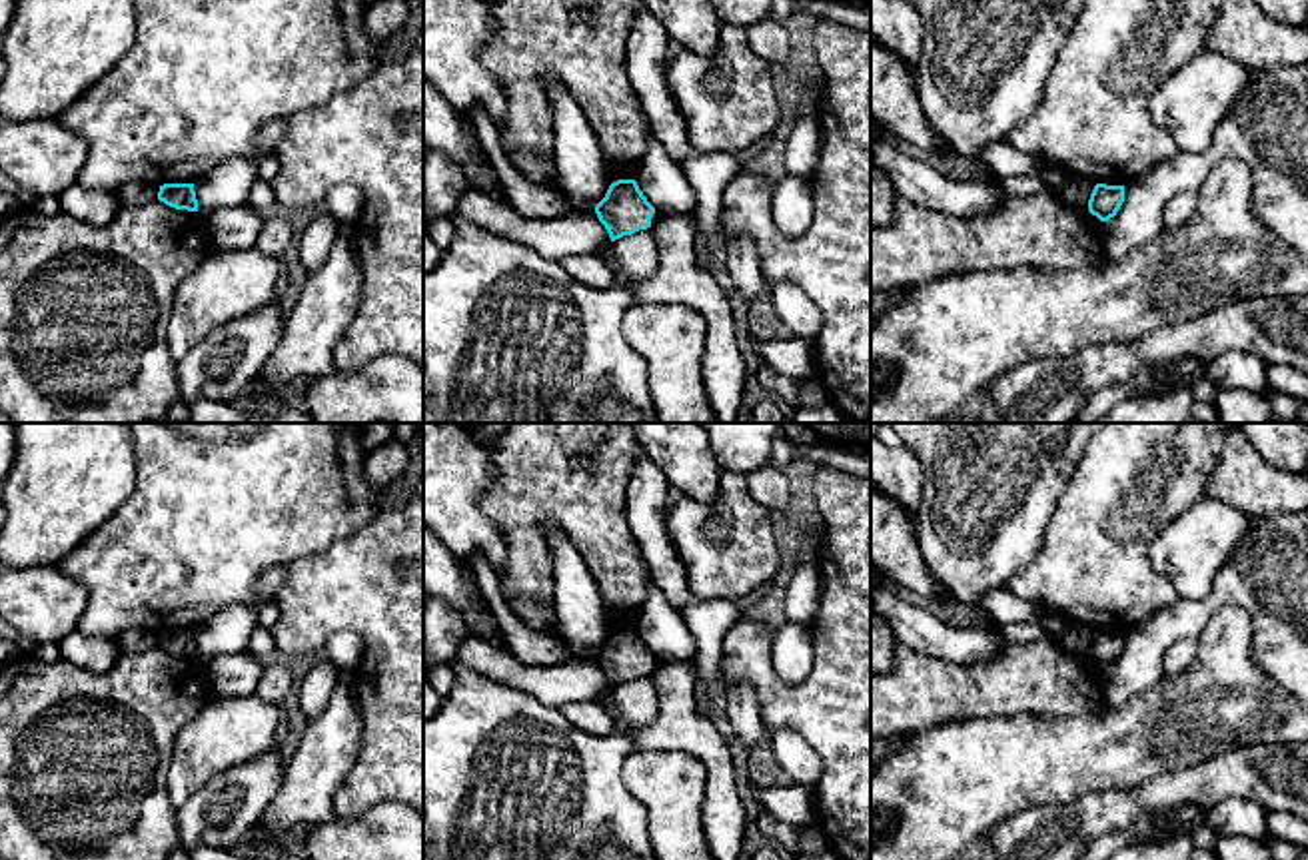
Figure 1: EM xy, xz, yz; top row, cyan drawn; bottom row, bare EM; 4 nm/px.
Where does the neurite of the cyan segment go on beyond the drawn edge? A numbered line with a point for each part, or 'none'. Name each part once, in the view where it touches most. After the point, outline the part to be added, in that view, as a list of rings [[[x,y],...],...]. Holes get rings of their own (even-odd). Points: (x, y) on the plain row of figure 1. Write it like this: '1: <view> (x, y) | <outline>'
none

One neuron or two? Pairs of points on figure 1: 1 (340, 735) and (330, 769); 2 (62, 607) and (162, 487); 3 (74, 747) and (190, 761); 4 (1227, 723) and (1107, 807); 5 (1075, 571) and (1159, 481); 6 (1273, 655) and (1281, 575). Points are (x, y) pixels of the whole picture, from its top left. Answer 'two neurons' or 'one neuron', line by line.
1: one neuron
2: two neurons
3: two neurons
4: two neurons
5: one neuron
6: one neuron

